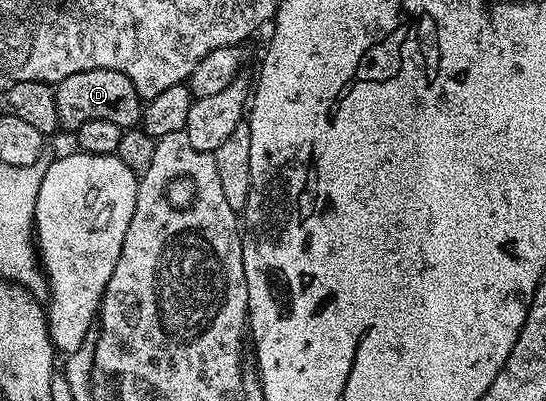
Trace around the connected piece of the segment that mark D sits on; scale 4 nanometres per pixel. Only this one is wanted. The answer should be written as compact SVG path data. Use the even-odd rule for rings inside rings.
M96 68L76 72L54 86L58 125L64 131L73 132L88 120L112 120L112 124L123 128L134 128L141 123L144 99L138 95L132 80L124 72L108 68Z

